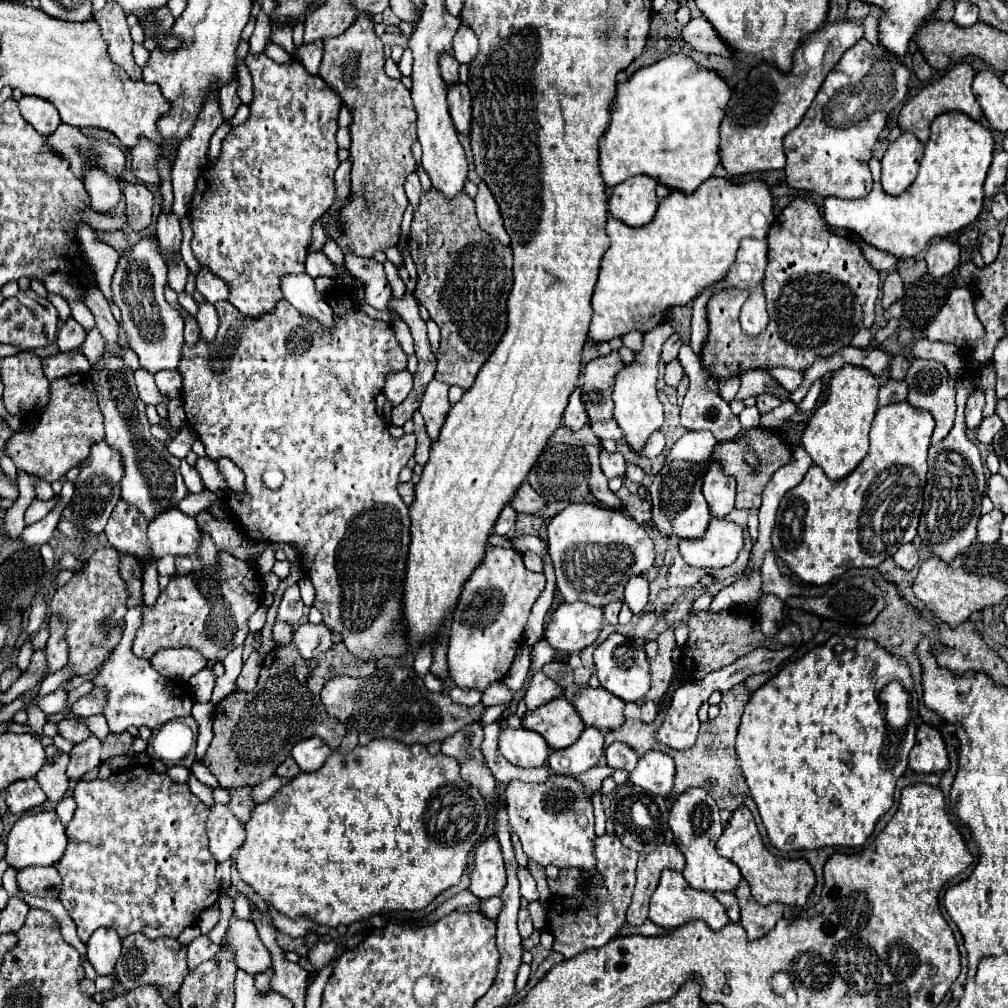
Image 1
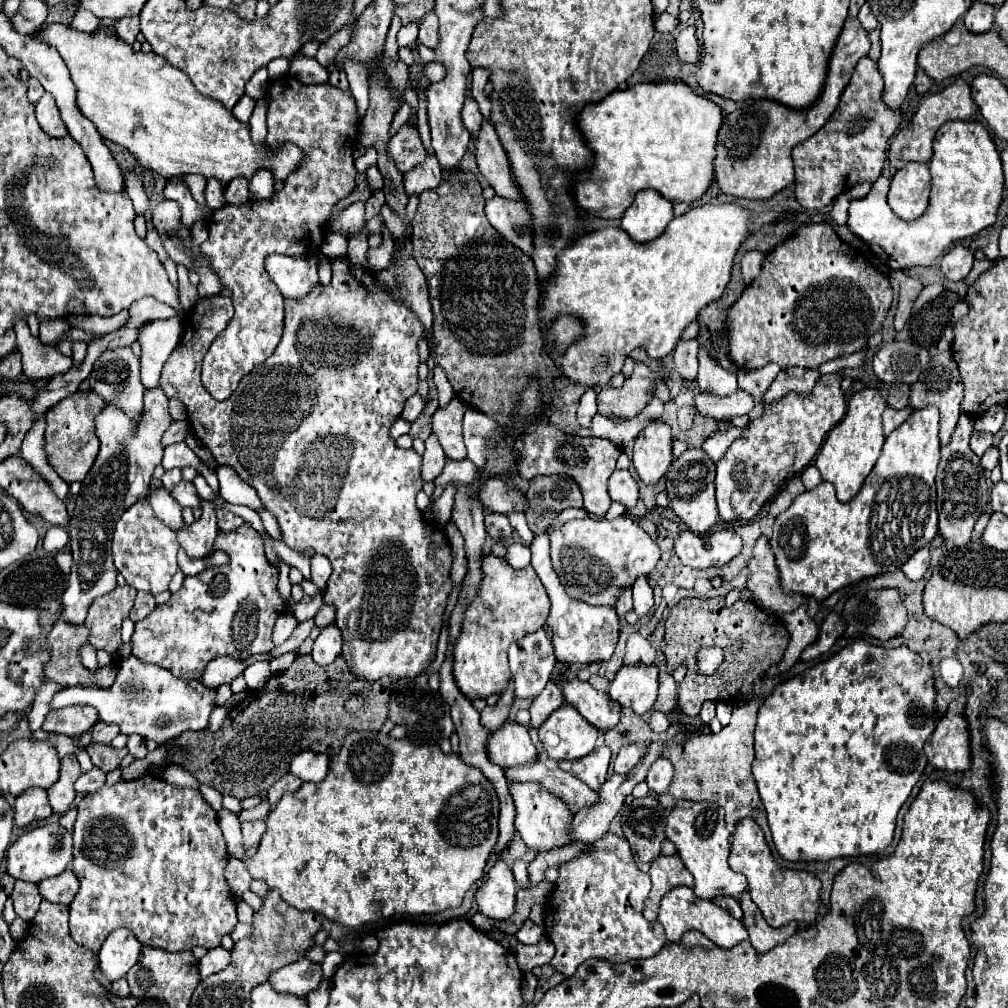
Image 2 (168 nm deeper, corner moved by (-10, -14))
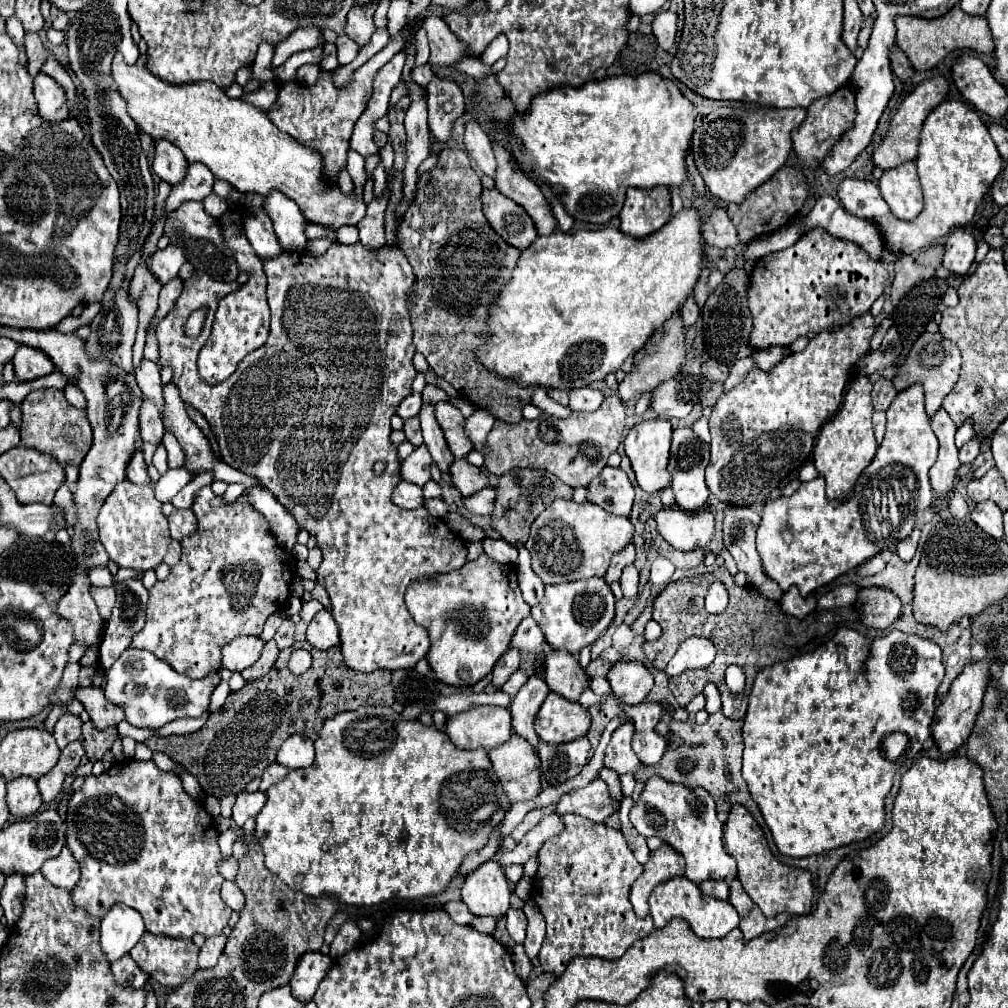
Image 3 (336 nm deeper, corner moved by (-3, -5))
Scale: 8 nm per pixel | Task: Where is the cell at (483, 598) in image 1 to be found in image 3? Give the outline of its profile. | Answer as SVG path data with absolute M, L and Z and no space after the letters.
M487 554L467 562L459 570L435 578L419 578L419 582L411 582L411 586L405 592L405 604L413 620L429 632L431 650L427 654L427 660L433 674L437 676L437 680L449 686L473 686L475 682L485 678L493 670L499 656L507 650L511 634L515 632L519 622L531 612L531 608L525 604L521 596L515 566L499 564L491 560Z

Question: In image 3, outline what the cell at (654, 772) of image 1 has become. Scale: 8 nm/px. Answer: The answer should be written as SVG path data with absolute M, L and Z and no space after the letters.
M641 702L637 706L625 706L625 714L633 716L633 750L643 764L657 764L668 747L664 736L659 736L655 726L661 720L661 706L657 702Z

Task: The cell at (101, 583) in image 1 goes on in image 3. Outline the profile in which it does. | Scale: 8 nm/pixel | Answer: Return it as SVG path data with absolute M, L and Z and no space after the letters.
M109 586L109 588L91 588L91 594L97 602L97 608L99 608L99 614L103 620L109 620L111 616L111 610L115 606L115 588Z

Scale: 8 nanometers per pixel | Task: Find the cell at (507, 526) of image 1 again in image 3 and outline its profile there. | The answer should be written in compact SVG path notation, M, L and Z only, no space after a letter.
M483 488L471 496L463 498L463 506L473 512L473 514L491 514L493 512L493 498L495 498L495 490L493 488Z

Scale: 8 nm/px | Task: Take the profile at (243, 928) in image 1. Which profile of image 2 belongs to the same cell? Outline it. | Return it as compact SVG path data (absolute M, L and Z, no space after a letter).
M300 959L278 971L270 973L270 983L280 993L290 993L296 997L306 997L308 991L316 989L322 979L320 963L312 963L308 959Z

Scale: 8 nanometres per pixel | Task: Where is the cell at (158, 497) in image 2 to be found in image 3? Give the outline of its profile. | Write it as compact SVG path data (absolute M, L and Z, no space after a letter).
M135 450L131 456L131 462L127 466L127 478L135 484L145 484L149 486L149 476L147 476L147 464L143 462L143 452Z

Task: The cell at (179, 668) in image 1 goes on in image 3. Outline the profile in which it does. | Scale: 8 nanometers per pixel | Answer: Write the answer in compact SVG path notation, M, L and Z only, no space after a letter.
M239 636L223 648L223 668L231 672L241 672L255 664L261 656L265 642L257 636Z

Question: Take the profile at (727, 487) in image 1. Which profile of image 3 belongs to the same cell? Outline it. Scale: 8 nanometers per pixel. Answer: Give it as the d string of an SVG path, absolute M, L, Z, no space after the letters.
M871 312L861 314L839 330L823 330L815 334L801 352L789 354L771 370L753 368L741 384L737 384L729 392L723 392L709 418L713 438L711 464L707 466L709 492L731 506L751 506L757 502L765 502L775 492L779 492L783 486L783 478L787 482L805 466L819 436L819 430L839 410L845 384L855 374L859 358L869 352L869 340L873 332L875 318L871 316Z

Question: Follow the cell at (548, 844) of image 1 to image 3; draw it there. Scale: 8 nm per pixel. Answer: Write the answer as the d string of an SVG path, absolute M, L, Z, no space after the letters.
M513 732L503 746L489 750L489 760L511 802L533 800L539 796L539 758L523 736Z

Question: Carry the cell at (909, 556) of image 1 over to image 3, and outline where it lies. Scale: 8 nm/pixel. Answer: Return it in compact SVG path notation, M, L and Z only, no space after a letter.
M915 528L907 538L903 538L903 540L897 544L897 554L901 556L901 560L909 562L909 560L915 556L917 544L919 544L919 528Z

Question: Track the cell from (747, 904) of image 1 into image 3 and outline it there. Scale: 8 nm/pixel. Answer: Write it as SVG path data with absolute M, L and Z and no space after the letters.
M735 878L731 882L731 892L729 892L729 902L735 906L735 910L739 912L741 916L741 932L745 934L747 940L763 934L763 932L769 932L769 930L775 930L779 926L783 926L791 914L777 914L775 918L767 918L761 914L761 910L755 906L755 902L745 894L741 882Z

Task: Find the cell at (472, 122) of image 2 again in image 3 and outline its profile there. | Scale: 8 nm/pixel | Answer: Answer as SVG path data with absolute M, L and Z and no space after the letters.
M469 122L465 126L465 148L469 152L469 156L477 162L477 166L487 174L487 176L495 176L497 170L497 162L491 150L491 142L489 136L485 134L485 130L477 124L477 122Z

